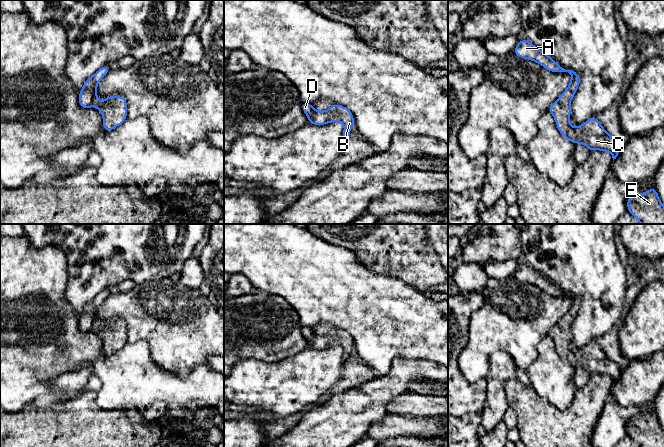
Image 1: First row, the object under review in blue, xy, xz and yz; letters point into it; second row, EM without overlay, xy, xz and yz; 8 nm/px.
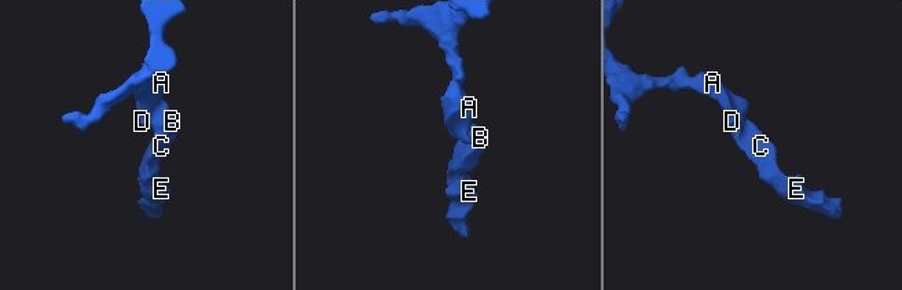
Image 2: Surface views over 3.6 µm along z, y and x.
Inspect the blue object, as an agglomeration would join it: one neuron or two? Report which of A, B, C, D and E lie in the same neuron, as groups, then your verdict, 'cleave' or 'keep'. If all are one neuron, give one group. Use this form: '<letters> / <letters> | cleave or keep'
A B C D E | keep

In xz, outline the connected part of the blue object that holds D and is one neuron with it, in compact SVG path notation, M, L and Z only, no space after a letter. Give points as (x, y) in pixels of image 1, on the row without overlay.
M303 326L302 334L308 341L309 347L313 349L323 349L341 345L344 349L344 362L350 359L351 353L355 349L352 336L348 332L335 327L332 327L328 335L316 335L313 328Z

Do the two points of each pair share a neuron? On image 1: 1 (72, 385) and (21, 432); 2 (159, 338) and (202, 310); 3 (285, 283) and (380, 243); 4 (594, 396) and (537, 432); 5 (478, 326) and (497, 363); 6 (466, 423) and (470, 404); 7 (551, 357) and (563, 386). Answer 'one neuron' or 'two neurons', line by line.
1: two neurons
2: one neuron
3: two neurons
4: one neuron
5: two neurons
6: two neurons
7: one neuron

